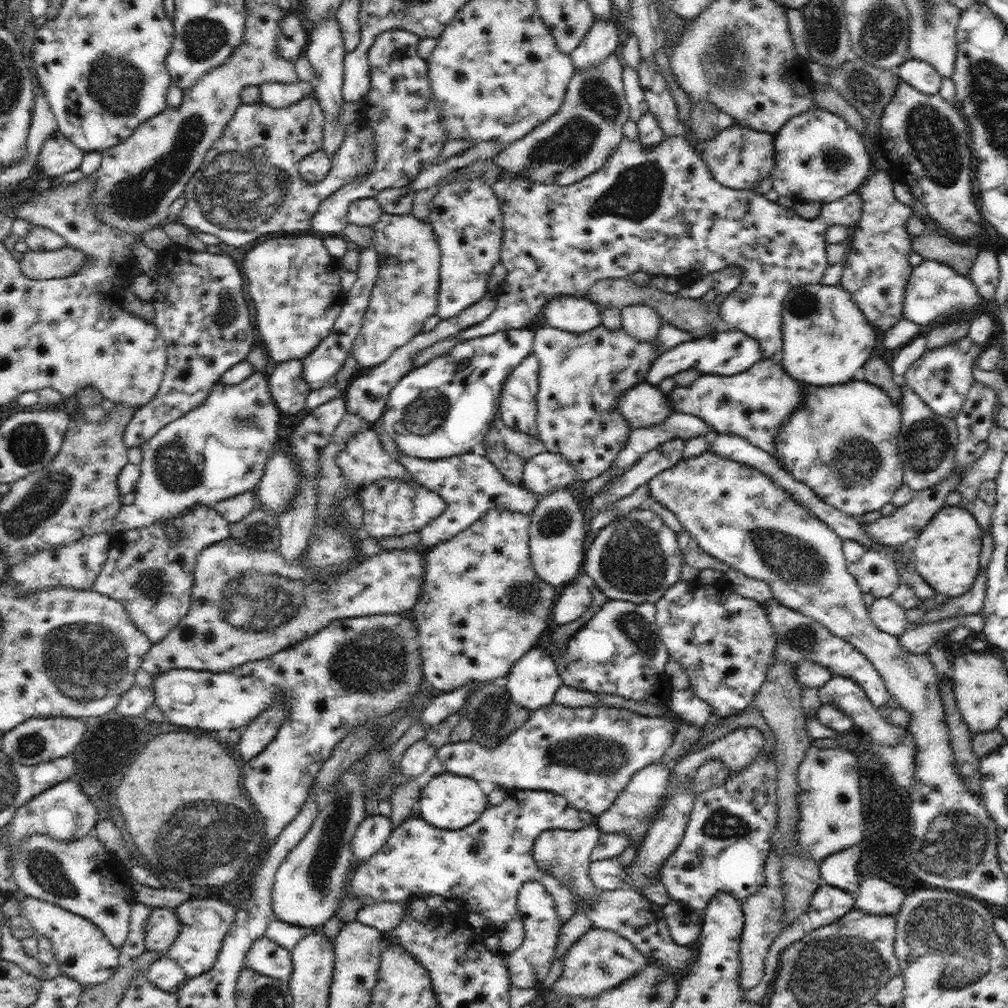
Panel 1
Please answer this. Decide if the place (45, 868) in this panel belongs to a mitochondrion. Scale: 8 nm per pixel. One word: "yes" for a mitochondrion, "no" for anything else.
yes

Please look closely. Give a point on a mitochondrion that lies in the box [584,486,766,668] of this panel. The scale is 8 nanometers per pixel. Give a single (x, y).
(633, 561)

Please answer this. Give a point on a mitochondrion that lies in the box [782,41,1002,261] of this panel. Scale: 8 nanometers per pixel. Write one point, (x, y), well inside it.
(935, 143)

